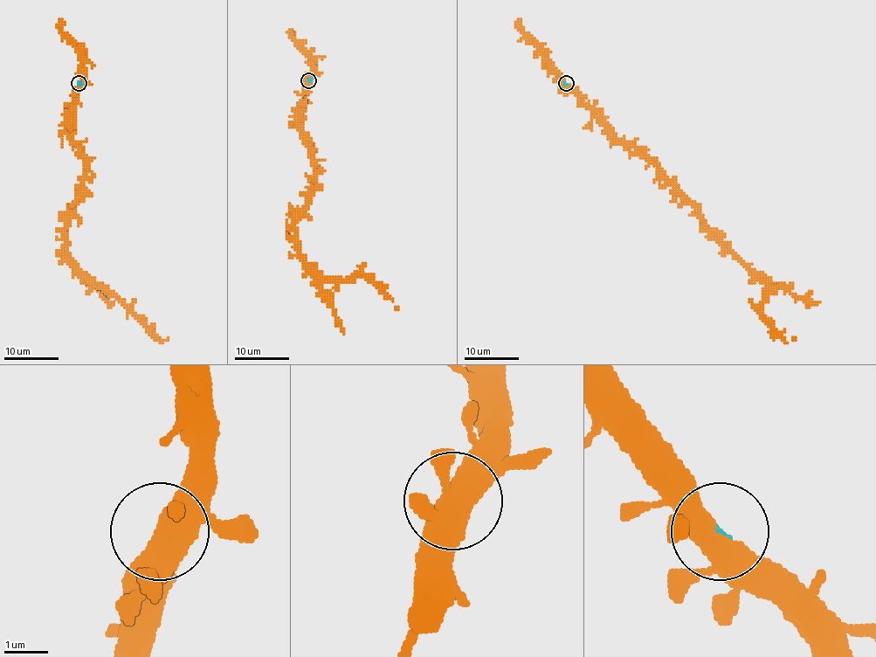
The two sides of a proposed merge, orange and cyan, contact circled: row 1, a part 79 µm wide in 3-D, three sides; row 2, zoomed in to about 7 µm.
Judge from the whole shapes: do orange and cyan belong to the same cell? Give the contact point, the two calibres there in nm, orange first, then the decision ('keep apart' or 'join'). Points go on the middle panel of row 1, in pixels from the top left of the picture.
at (308, 80); 440 nm thick on the orange side, 70 nm on the other; keep apart

